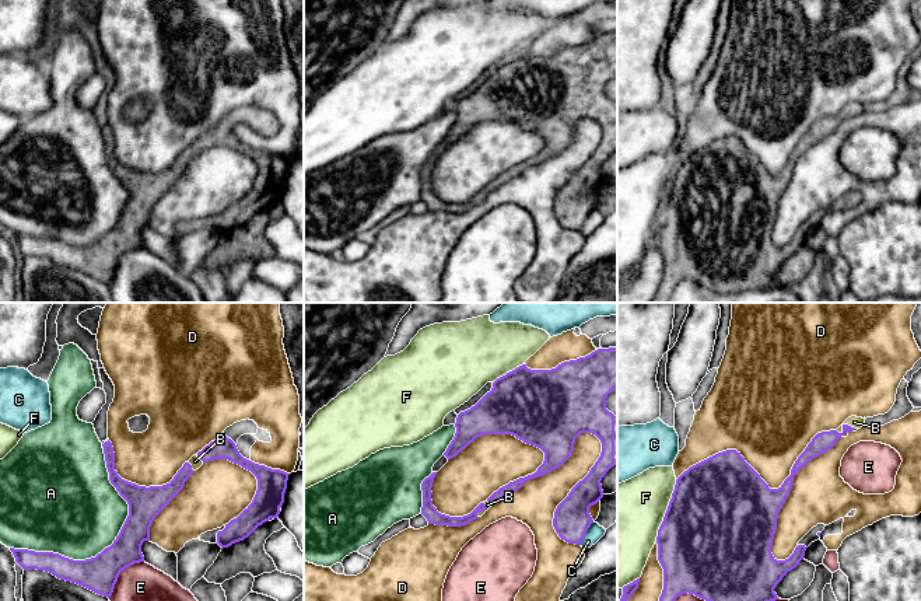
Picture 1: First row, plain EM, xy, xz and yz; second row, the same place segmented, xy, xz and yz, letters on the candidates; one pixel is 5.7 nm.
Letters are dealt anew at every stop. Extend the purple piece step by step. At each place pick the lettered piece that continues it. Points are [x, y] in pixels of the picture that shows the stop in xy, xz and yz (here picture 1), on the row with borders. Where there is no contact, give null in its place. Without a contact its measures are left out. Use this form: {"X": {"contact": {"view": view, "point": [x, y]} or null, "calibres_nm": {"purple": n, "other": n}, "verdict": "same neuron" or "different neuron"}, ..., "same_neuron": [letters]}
{"A": {"contact": {"view": "xy", "point": [108, 547]}, "calibres_nm": {"purple": 200, "other": 500}, "verdict": "different neuron"}, "B": {"contact": {"view": "yz", "point": [843, 426]}, "calibres_nm": {"purple": 110, "other": 70}, "verdict": "same neuron"}, "C": {"contact": {"view": "xz", "point": [585, 533]}, "calibres_nm": {"purple": 220, "other": 90}, "verdict": "different neuron"}, "D": {"contact": {"view": "xz", "point": [552, 470]}, "calibres_nm": {"purple": 300, "other": 240}, "verdict": "different neuron"}, "E": {"contact": {"view": "xy", "point": [119, 573]}, "calibres_nm": {"purple": 200, "other": 220}, "verdict": "different neuron"}, "F": {"contact": {"view": "yz", "point": [666, 510]}, "calibres_nm": {"purple": 500, "other": 400}, "verdict": "different neuron"}, "same_neuron": ["B"]}

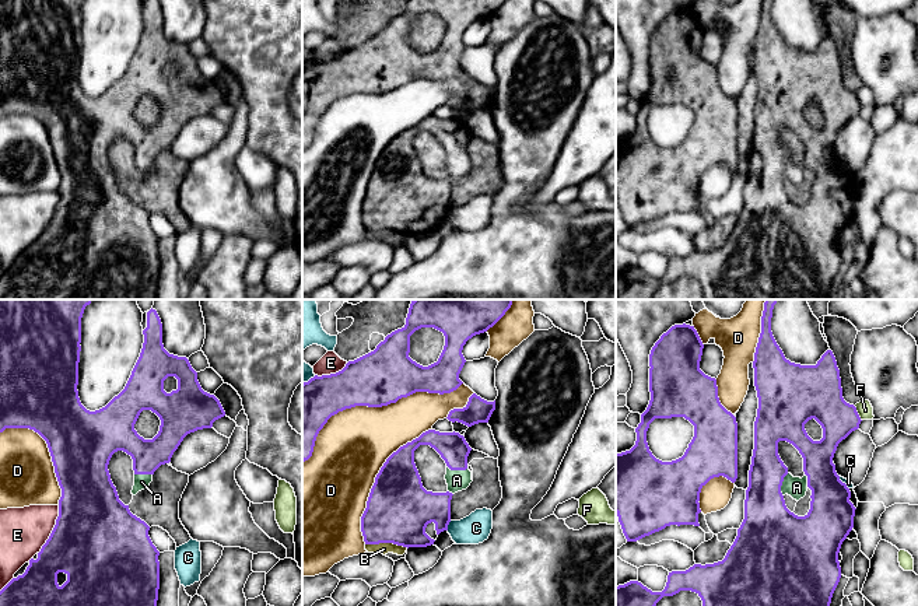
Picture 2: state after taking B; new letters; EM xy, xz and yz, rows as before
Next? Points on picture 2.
{"A": {"contact": {"view": "xz", "point": [458, 469]}, "calibres_nm": {"purple": 170, "other": 120}, "verdict": "same neuron"}, "B": {"contact": {"view": "xz", "point": [386, 542]}, "calibres_nm": {"purple": 380, "other": 70}, "verdict": "different neuron"}, "C": {"contact": {"view": "xz", "point": [448, 524]}, "calibres_nm": {"purple": 300, "other": 170}, "verdict": "different neuron"}, "D": {"contact": {"view": "xz", "point": [372, 406]}, "calibres_nm": {"purple": 320, "other": 400}, "verdict": "different neuron"}, "E": {"contact": {"view": "xy", "point": [53, 529]}, "calibres_nm": {"purple": 500, "other": 280}, "verdict": "different neuron"}, "F": {"contact": {"view": "yz", "point": [857, 413]}, "calibres_nm": {"purple": 280, "other": 90}, "verdict": "different neuron"}, "same_neuron": ["A"]}

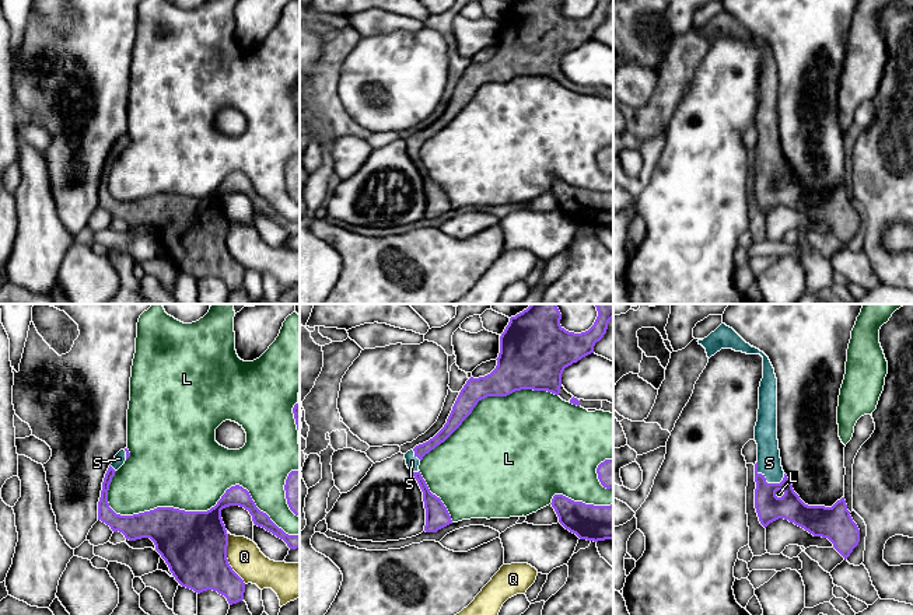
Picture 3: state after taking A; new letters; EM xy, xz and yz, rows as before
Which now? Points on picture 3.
{"L": {"contact": {"view": "xy", "point": [200, 512]}, "calibres_nm": {"purple": 380, "other": 460}, "verdict": "different neuron"}, "Q": {"contact": {"view": "xy", "point": [226, 558]}, "calibres_nm": {"purple": 380, "other": 190}, "verdict": "different neuron"}, "S": {"contact": {"view": "yz", "point": [765, 479]}, "calibres_nm": {"purple": 160, "other": 140}, "verdict": "same neuron"}, "same_neuron": ["S"]}

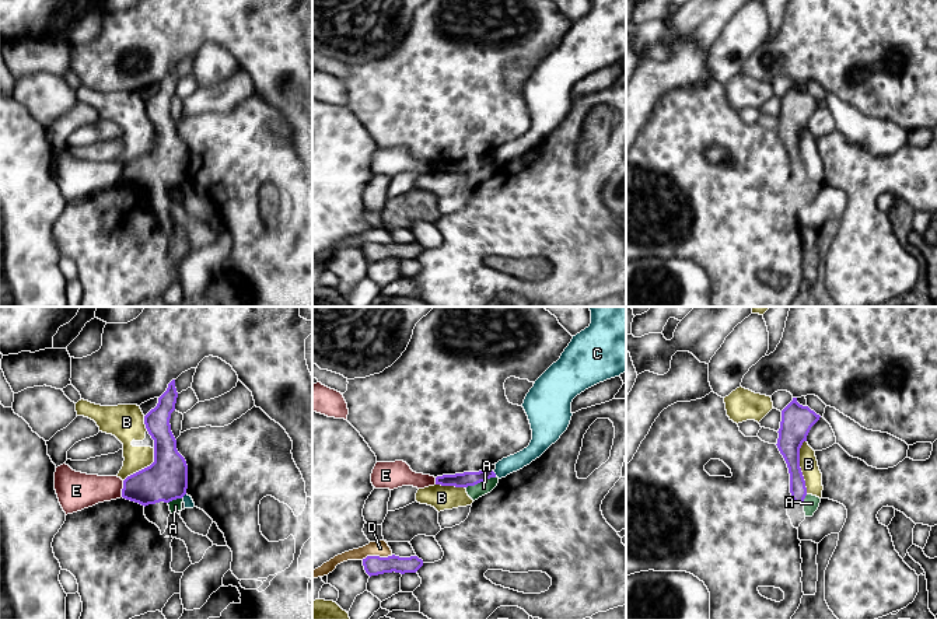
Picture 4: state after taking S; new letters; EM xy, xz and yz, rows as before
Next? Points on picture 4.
{"A": {"contact": {"view": "xz", "point": [481, 481]}, "calibres_nm": {"purple": 90, "other": 80}, "verdict": "different neuron"}, "B": {"contact": {"view": "yz", "point": [799, 467]}, "calibres_nm": {"purple": 180, "other": 110}, "verdict": "different neuron"}, "C": {"contact": {"view": "xz", "point": [495, 474]}, "calibres_nm": {"purple": 90, "other": 100}, "verdict": "different neuron"}, "D": {"contact": {"view": "xz", "point": [377, 556]}, "calibres_nm": {"purple": 110, "other": 90}, "verdict": "different neuron"}, "E": {"contact": {"view": "xy", "point": [122, 489]}, "calibres_nm": {"purple": 240, "other": 220}, "verdict": "different neuron"}, "same_neuron": []}

